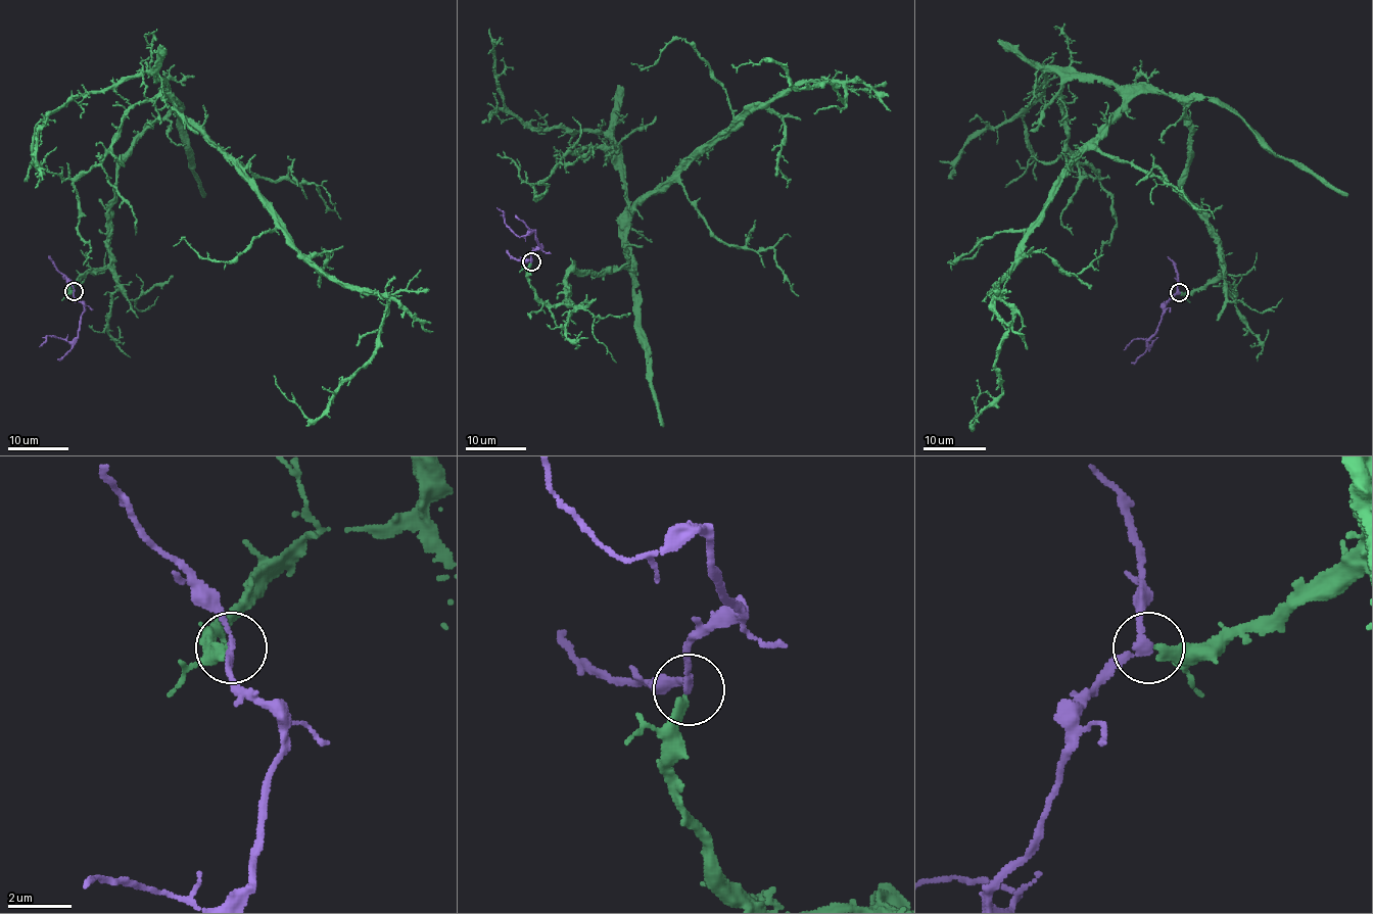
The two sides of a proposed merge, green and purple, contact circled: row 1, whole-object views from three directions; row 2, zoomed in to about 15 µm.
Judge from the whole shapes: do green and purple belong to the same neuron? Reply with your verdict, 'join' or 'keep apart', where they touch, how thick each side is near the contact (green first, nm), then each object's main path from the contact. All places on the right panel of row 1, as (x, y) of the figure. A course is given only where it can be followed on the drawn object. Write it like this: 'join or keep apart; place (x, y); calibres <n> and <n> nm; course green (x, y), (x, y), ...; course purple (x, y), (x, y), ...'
join; place (1179, 292); calibres 300 and 170 nm; course green (1179, 292), (1219, 236), (1185, 107), (1139, 92), (995, 286), (972, 424), (976, 380); course purple (1179, 292), (1164, 306), (1158, 327), (1149, 338), (1149, 344), (1152, 341), (1134, 339), (1123, 350)

